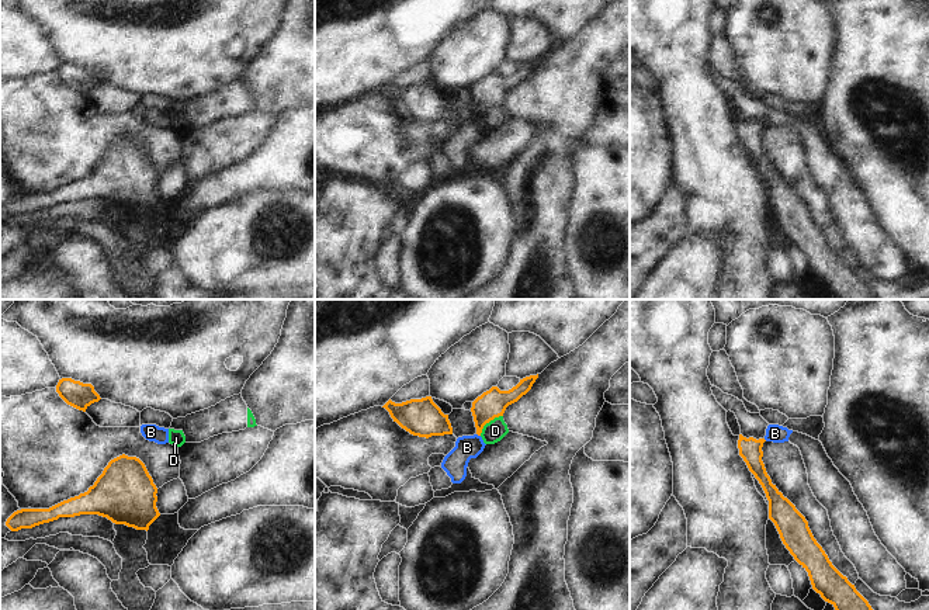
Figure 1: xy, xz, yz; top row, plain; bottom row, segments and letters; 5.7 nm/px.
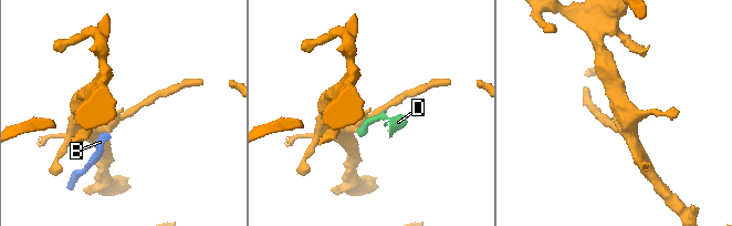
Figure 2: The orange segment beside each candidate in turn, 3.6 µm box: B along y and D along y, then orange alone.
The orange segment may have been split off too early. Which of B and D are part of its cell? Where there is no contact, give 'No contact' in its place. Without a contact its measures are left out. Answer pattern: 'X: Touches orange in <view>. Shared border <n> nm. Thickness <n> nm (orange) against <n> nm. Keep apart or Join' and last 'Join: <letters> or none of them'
B: Touches orange in xz. Shared border 30 nm. Thickness 160 nm (orange) against 140 nm. Keep apart
D: Touches orange in xz. Shared border 180 nm. Thickness 160 nm (orange) against 120 nm. Keep apart
Join: none of them.

